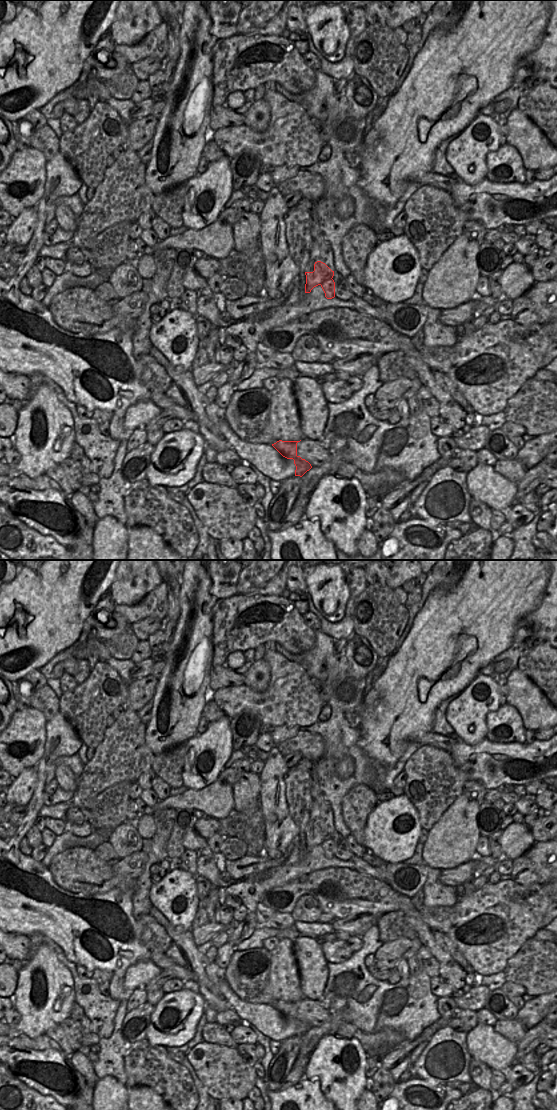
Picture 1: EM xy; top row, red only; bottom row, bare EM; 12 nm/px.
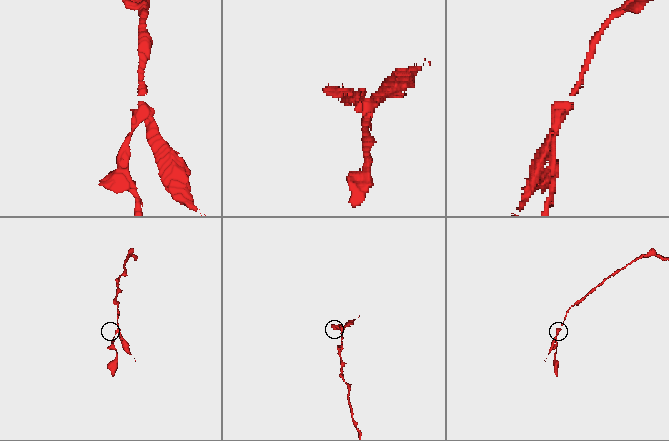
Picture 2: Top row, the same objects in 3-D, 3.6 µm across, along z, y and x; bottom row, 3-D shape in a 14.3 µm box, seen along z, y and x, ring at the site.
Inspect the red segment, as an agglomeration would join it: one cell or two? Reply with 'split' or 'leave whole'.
split

